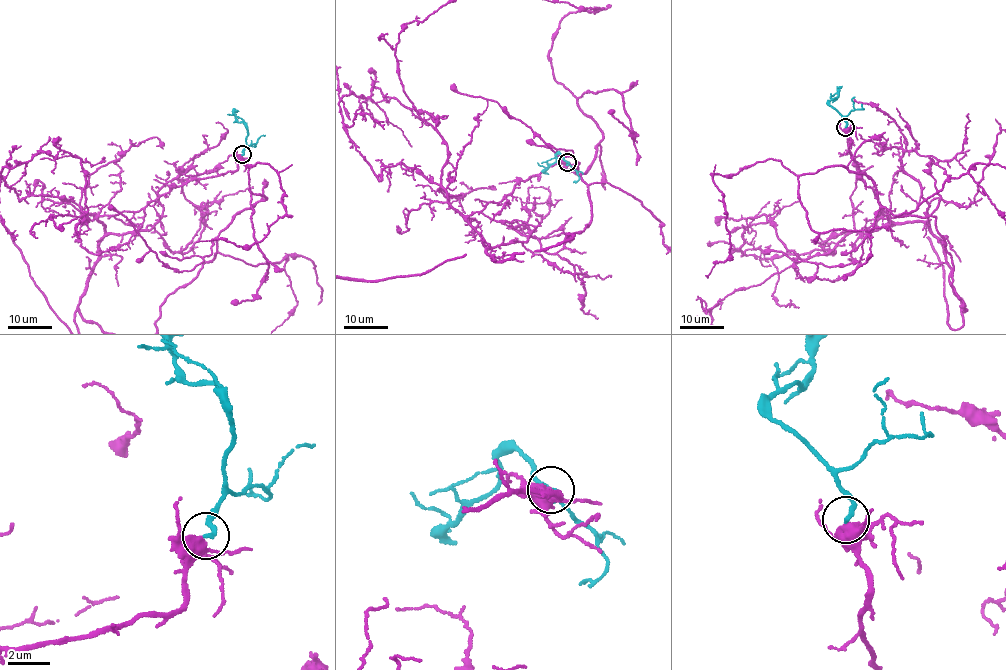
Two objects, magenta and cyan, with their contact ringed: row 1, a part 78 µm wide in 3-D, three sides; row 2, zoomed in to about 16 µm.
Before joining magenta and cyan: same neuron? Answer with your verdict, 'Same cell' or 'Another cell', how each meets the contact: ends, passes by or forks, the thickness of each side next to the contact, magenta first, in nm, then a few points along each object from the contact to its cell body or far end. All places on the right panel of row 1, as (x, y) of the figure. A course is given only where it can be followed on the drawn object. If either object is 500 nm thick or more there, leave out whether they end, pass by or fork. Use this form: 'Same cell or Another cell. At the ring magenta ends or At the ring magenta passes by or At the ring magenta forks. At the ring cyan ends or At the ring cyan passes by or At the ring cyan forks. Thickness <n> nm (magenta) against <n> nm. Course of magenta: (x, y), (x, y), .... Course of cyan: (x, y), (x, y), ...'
Same cell. Thickness 500 nm (magenta) against 240 nm. Course of cyan: (846, 127), (844, 119), (829, 102), (837, 94), (830, 97)

